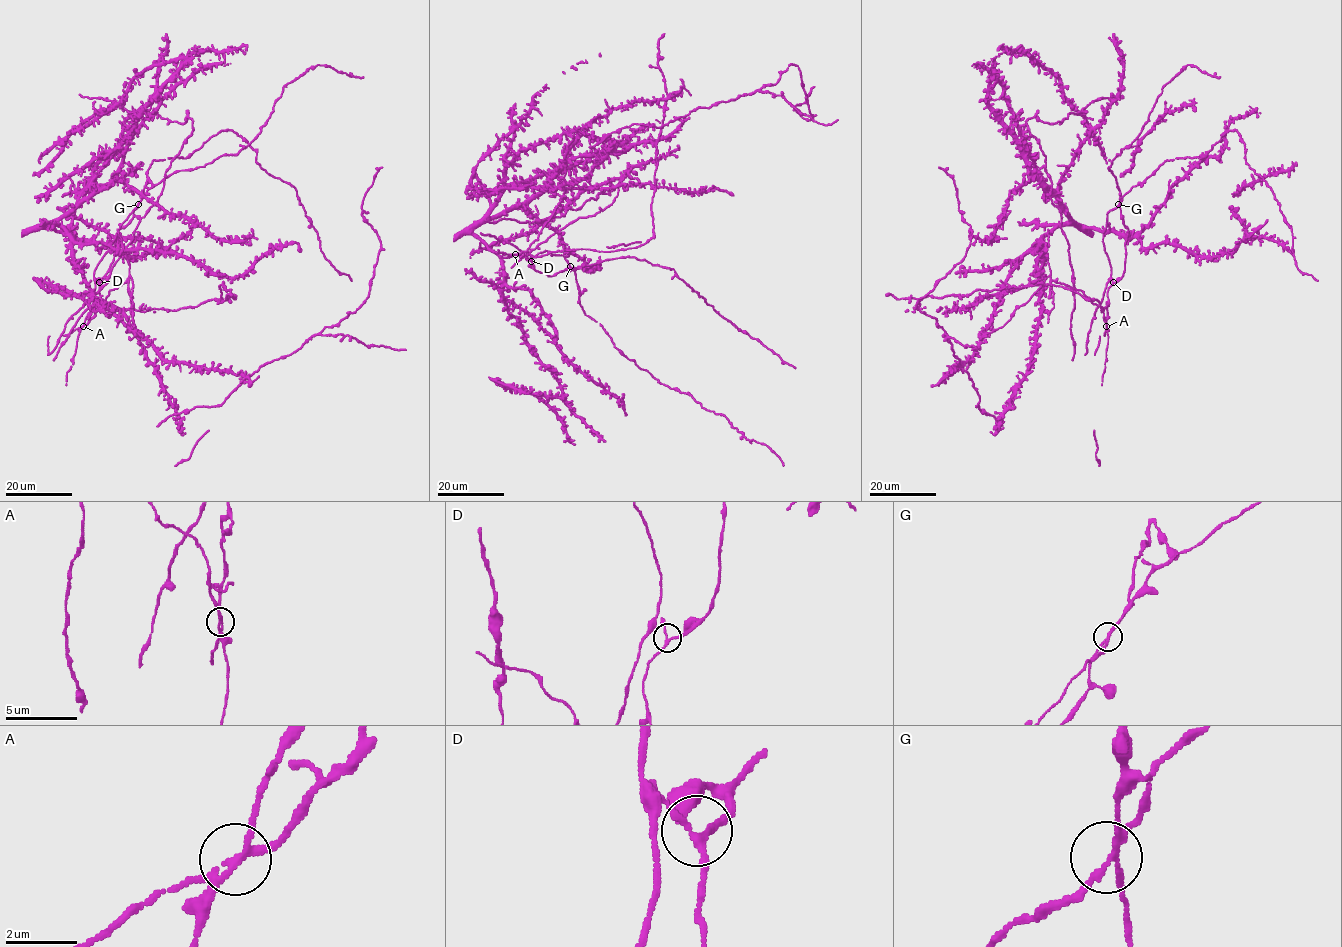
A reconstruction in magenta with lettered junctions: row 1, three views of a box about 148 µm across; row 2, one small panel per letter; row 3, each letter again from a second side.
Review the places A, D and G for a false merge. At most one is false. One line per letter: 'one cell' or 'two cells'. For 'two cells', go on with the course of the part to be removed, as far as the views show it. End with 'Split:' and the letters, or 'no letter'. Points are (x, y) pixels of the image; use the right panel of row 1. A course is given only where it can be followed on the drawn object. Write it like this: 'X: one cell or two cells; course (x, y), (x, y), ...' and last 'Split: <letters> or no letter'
A: two cells; course (1106, 326), (1098, 306), (1080, 290), (1056, 282), (1049, 276), (1009, 320), (985, 334)
D: one cell
G: one cell
Split: A

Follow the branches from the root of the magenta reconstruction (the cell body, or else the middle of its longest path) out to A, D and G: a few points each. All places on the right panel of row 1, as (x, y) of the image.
A: (999, 301), (985, 334), (1002, 327), (1049, 276), (1057, 282), (1080, 290), (1098, 306), (1106, 326)
D: (999, 301), (985, 334), (1002, 327), (1049, 276), (1080, 290), (1107, 319), (1107, 291), (1113, 282)
G: (999, 301), (985, 334), (1049, 276), (1080, 290), (1107, 319), (1107, 291), (1126, 256), (1118, 204)

